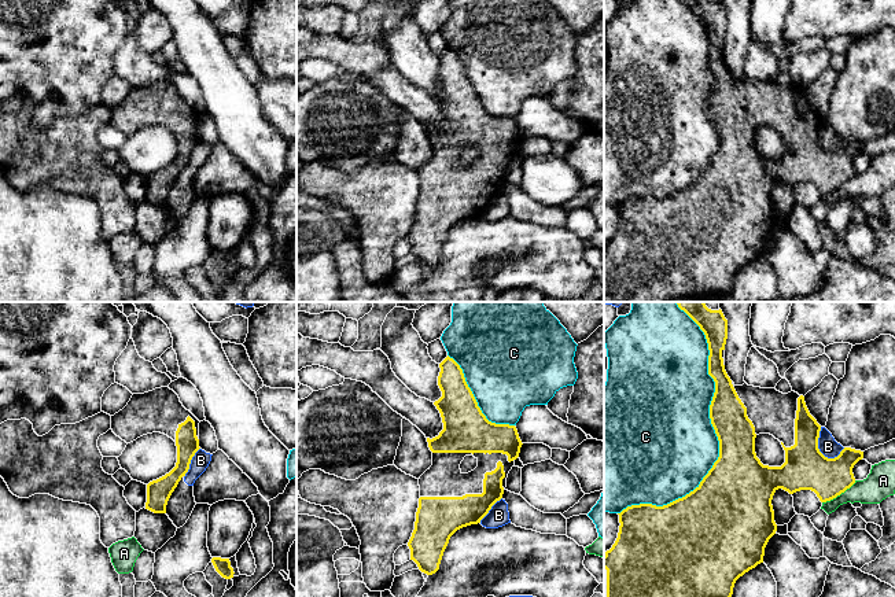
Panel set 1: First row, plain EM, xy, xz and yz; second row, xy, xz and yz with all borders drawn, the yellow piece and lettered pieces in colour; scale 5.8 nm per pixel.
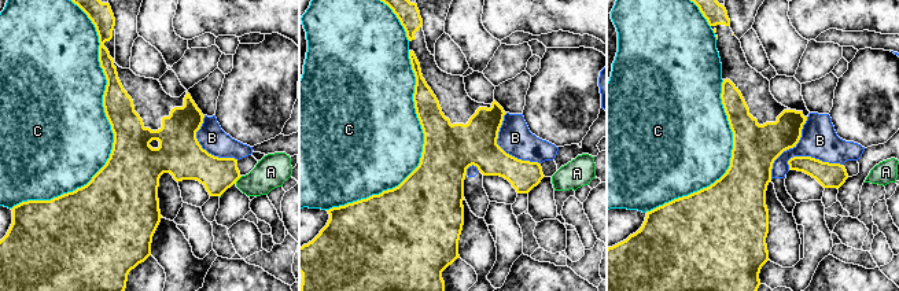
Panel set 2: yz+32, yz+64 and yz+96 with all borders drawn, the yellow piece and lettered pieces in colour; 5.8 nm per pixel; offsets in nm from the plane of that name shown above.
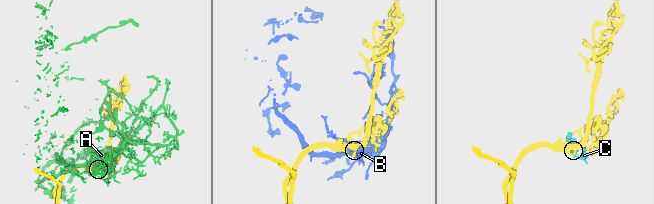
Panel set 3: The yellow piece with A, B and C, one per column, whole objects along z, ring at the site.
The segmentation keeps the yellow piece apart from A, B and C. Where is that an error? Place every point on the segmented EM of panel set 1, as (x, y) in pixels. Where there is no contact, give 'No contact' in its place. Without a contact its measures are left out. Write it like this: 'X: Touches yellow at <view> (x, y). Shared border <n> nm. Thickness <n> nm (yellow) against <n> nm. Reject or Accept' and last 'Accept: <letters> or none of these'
A: Touches yellow at yz (839, 494). Shared border 240 nm. Thickness 260 nm (yellow) against 180 nm. Reject
B: Touches yellow at yz (817, 446). Shared border 200 nm. Thickness 260 nm (yellow) against 110 nm. Reject
C: Touches yellow at yz (715, 432). Shared border 1300 nm. Thickness 260 nm (yellow) against 500 nm. Reject
Accept: none of these

